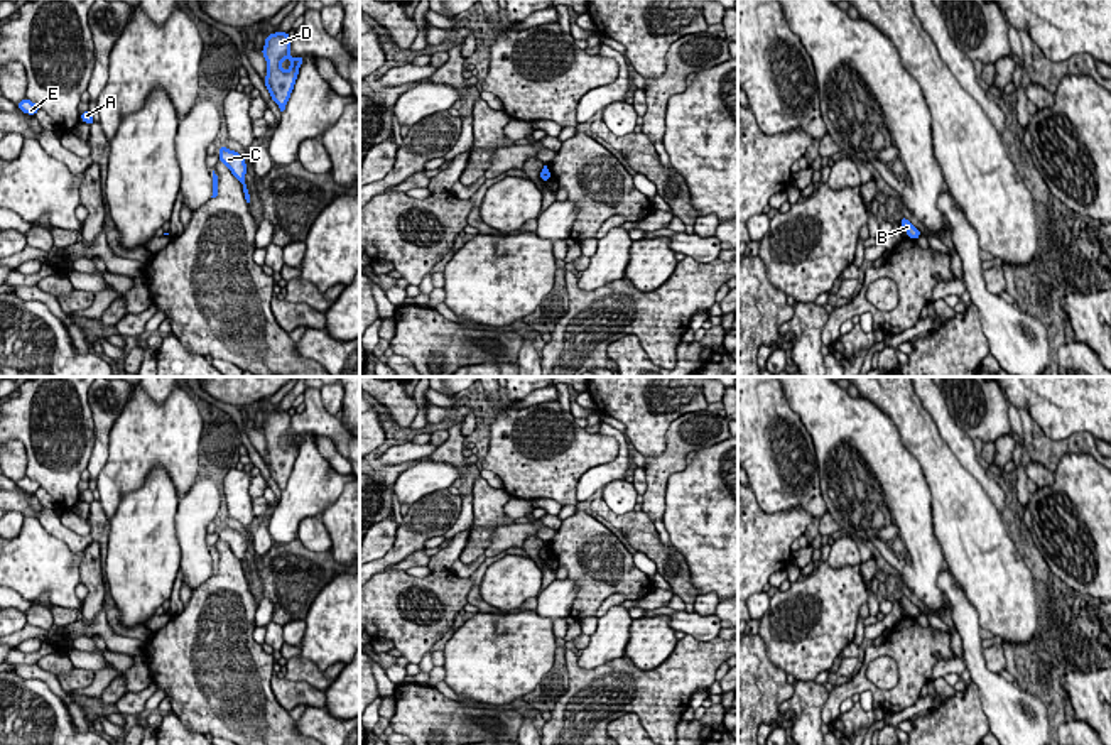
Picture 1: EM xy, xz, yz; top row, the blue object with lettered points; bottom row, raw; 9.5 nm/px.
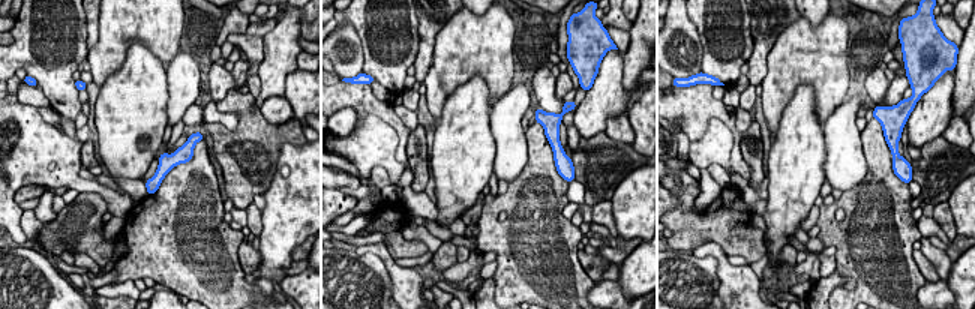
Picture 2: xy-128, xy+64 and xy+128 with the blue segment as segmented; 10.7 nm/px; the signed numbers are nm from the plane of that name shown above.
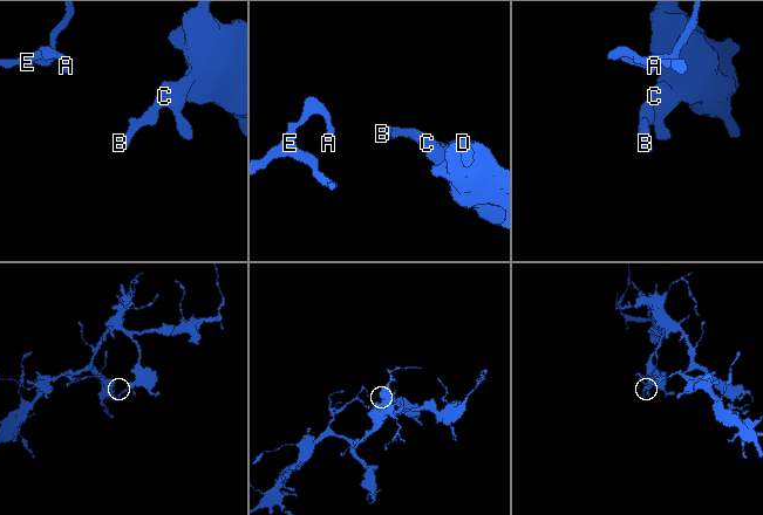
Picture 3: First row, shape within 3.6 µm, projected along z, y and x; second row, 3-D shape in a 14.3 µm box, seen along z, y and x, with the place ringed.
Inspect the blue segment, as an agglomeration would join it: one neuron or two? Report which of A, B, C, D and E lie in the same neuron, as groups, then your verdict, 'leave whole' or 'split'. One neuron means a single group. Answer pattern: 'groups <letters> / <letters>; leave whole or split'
groups A B C D E; leave whole

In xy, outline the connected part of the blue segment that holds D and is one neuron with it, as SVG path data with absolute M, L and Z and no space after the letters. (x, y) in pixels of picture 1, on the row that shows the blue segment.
M287 32L267 35L265 46L260 51L267 61L267 78L263 79L263 84L280 111L285 110L304 59L304 56L292 57L289 51L290 35Z

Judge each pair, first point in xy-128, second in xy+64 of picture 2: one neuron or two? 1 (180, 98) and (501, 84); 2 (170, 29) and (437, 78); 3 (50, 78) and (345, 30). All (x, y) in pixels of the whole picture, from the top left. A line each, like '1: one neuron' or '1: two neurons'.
1: two neurons
2: one neuron
3: two neurons

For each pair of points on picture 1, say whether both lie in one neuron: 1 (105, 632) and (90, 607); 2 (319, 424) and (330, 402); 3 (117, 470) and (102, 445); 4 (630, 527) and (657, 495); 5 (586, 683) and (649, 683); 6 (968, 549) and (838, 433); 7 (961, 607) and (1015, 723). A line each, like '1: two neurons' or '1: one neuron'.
1: two neurons
2: two neurons
3: two neurons
4: two neurons
5: one neuron
6: two neurons
7: one neuron

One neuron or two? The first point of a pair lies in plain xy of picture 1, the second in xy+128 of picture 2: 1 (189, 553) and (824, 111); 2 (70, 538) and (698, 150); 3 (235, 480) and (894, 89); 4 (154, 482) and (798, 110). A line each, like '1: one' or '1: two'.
1: two
2: two
3: two
4: one

